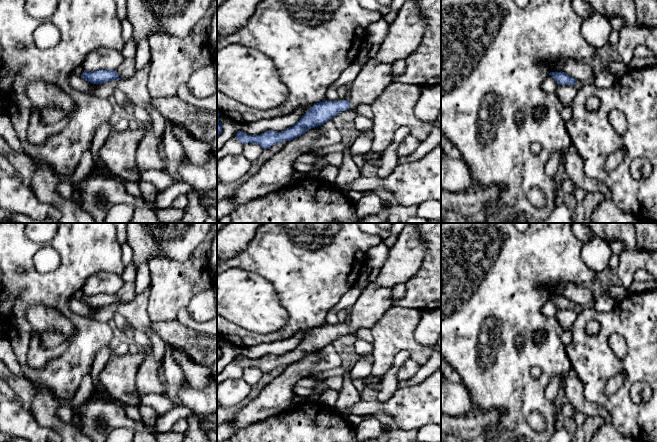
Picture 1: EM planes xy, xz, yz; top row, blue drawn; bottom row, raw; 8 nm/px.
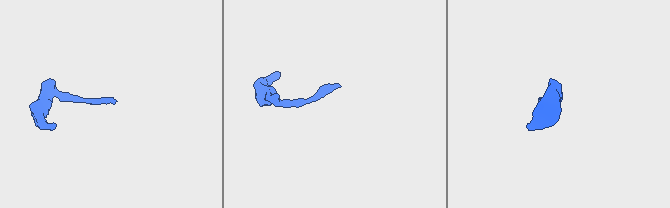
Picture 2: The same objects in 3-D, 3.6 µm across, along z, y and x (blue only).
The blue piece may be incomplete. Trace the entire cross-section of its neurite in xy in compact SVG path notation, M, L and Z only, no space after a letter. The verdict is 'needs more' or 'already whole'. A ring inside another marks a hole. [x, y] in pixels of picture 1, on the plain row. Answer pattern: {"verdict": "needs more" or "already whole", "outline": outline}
{"verdict": "already whole", "outline": "M97 294L94 296L84 295L81 299L86 305L93 308L102 308L109 306L111 304L119 305L121 304L116 296L116 294Z"}

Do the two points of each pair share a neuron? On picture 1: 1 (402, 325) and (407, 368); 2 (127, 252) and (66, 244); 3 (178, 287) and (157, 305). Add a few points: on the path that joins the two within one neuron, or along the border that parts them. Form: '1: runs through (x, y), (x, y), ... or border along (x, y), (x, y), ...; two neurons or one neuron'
1: border along (410, 358), (420, 365); two neurons
2: border along (120, 245), (122, 260), (125, 265); two neurons
3: runs through (173, 290), (162, 301); one neuron

